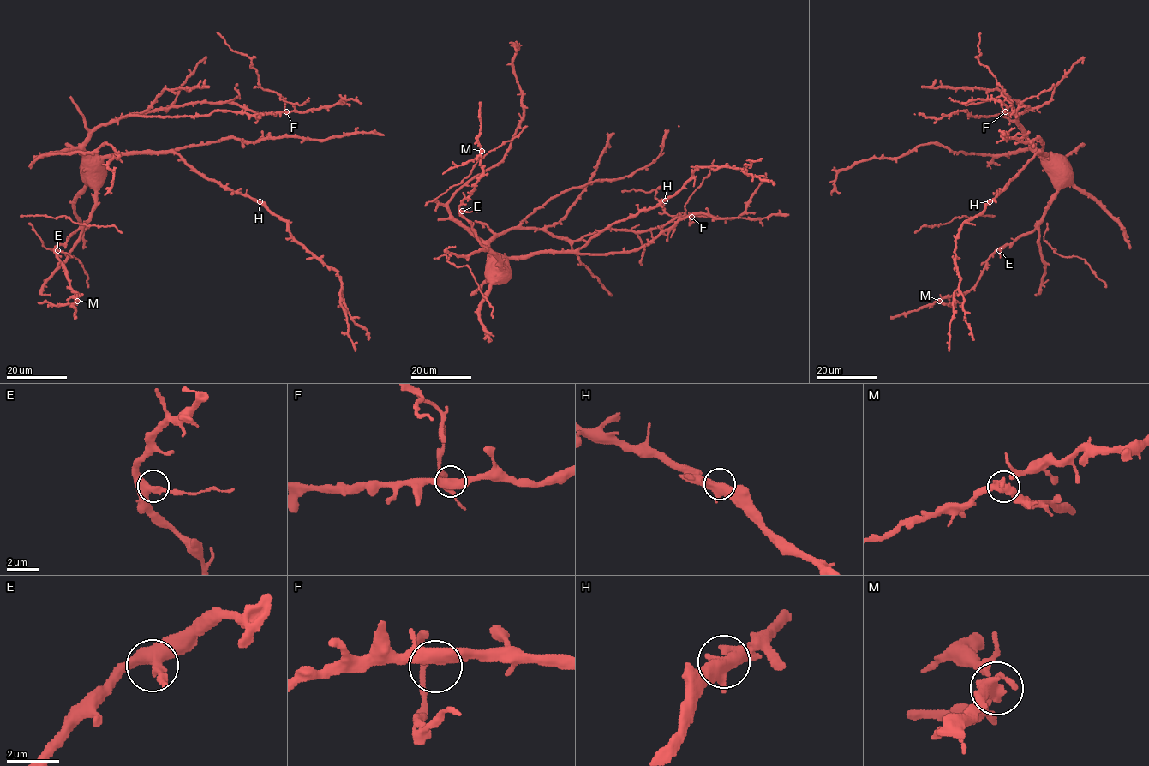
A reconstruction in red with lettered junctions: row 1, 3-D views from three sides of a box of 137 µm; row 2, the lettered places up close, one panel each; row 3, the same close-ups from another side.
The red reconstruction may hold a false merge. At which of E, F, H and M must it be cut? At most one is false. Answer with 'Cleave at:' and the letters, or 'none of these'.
Cleave at: M

